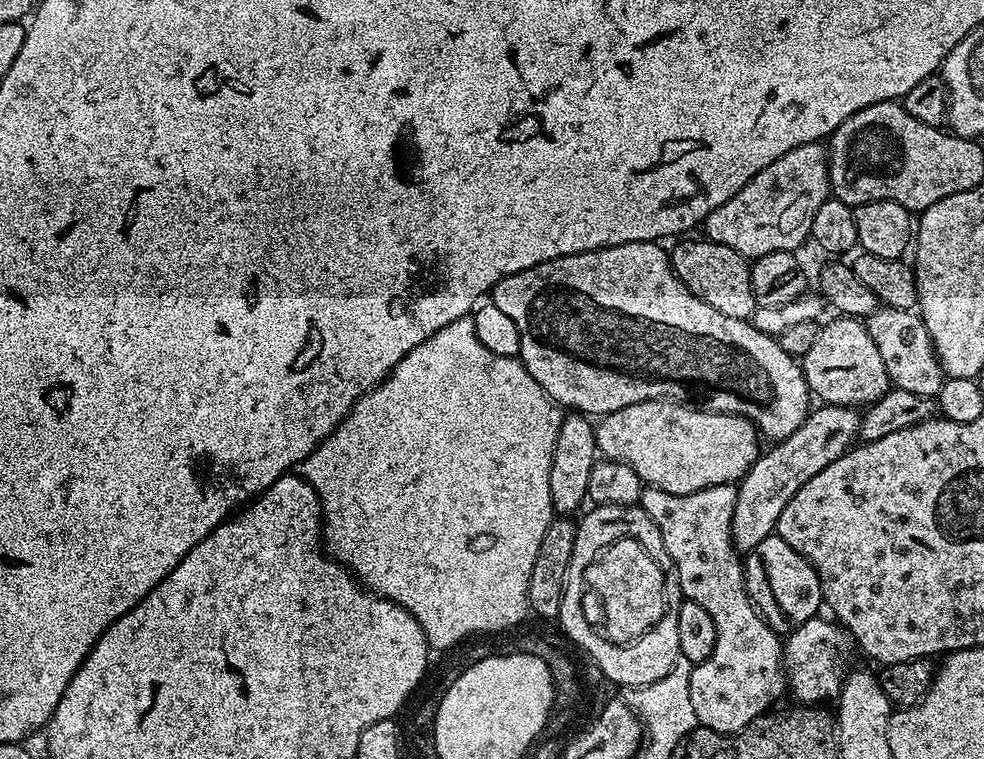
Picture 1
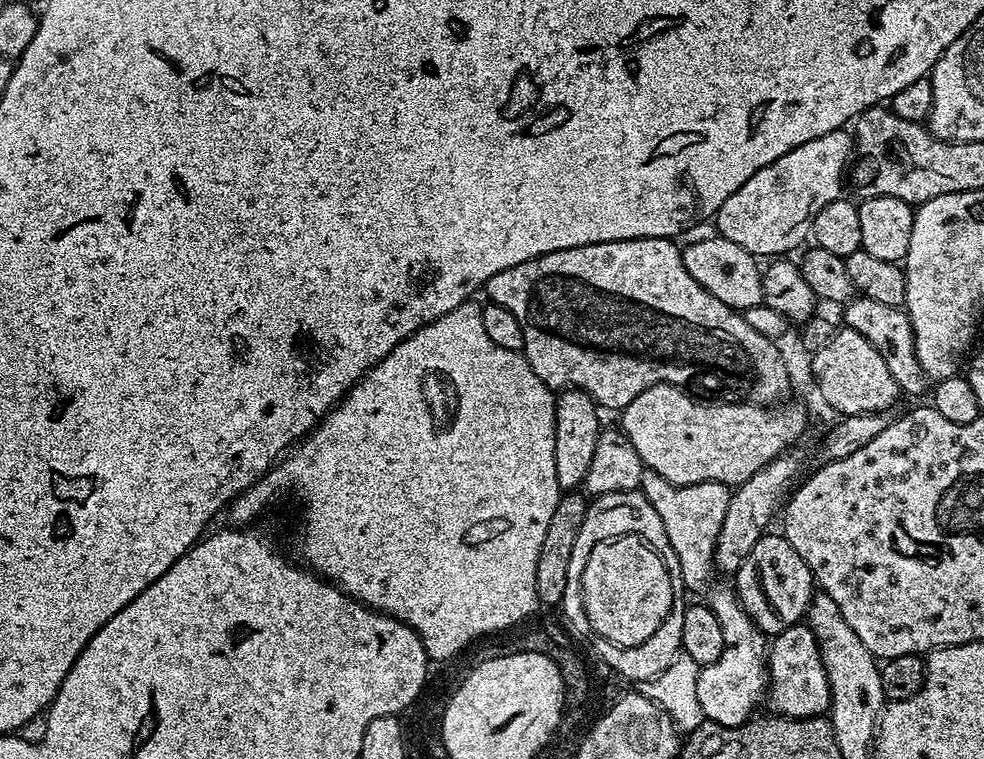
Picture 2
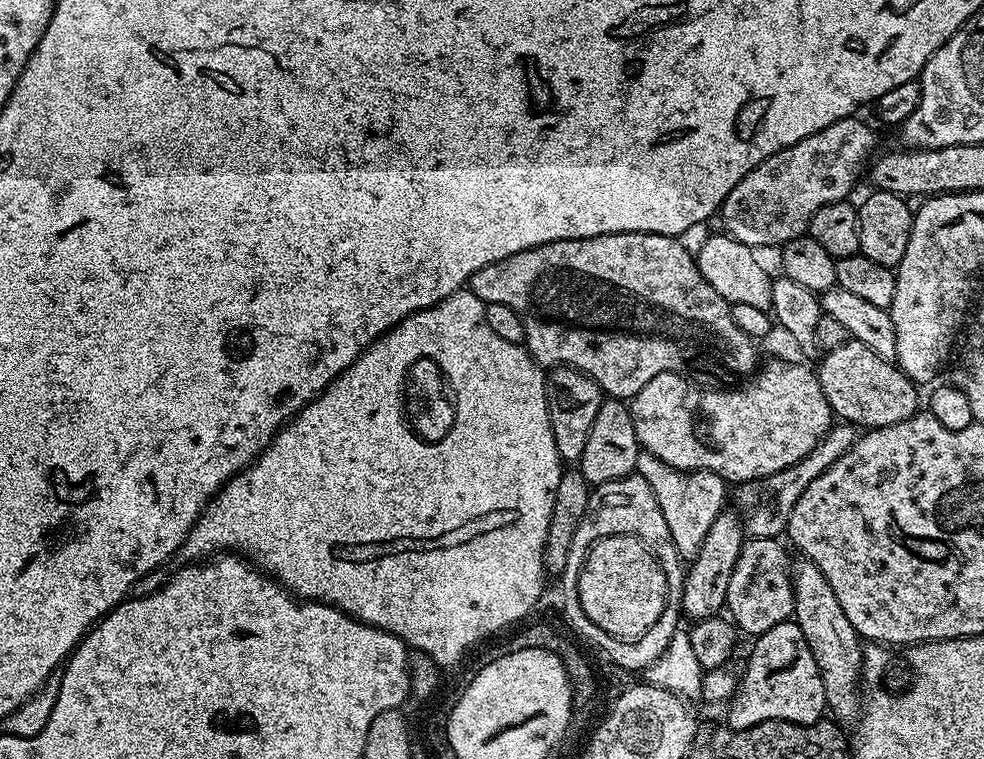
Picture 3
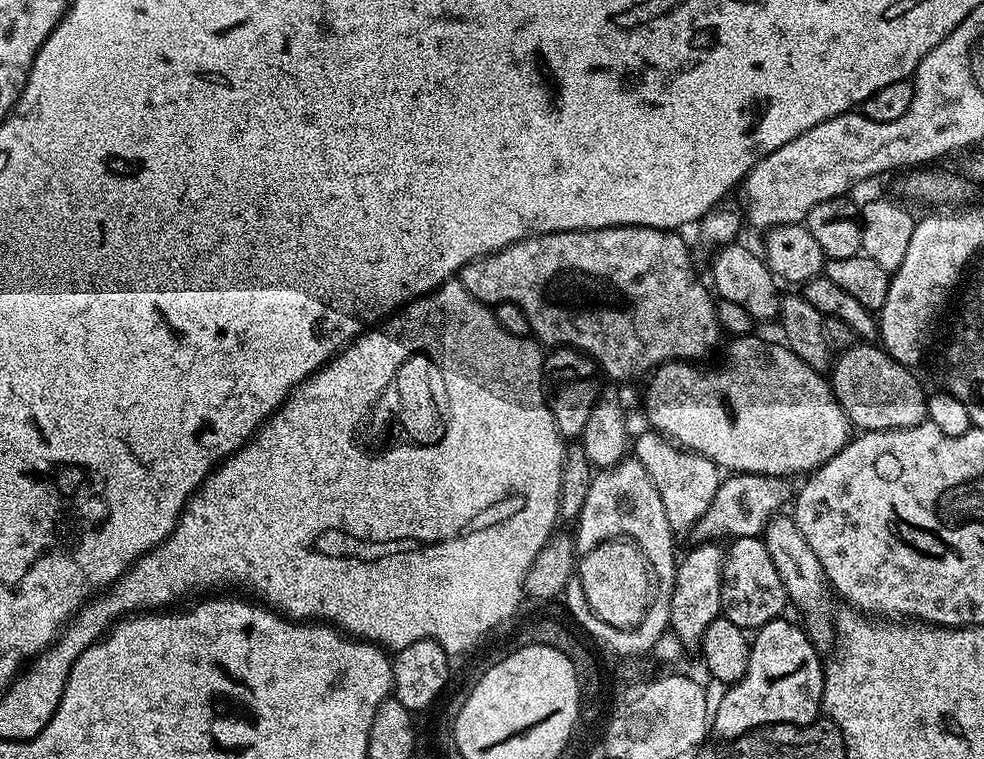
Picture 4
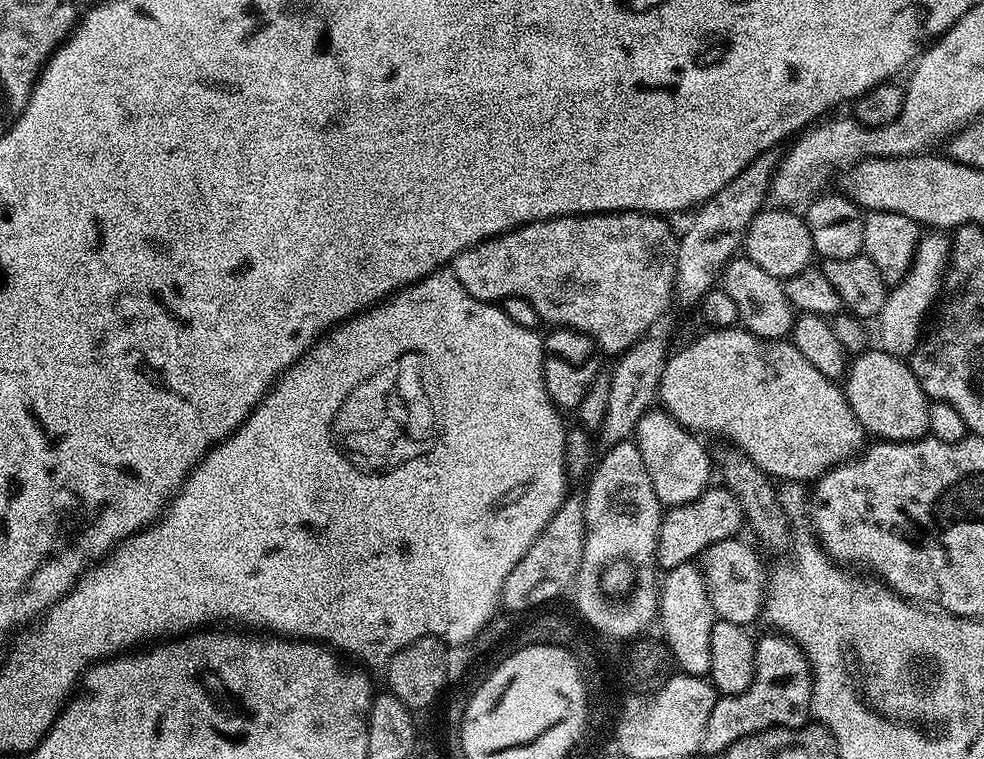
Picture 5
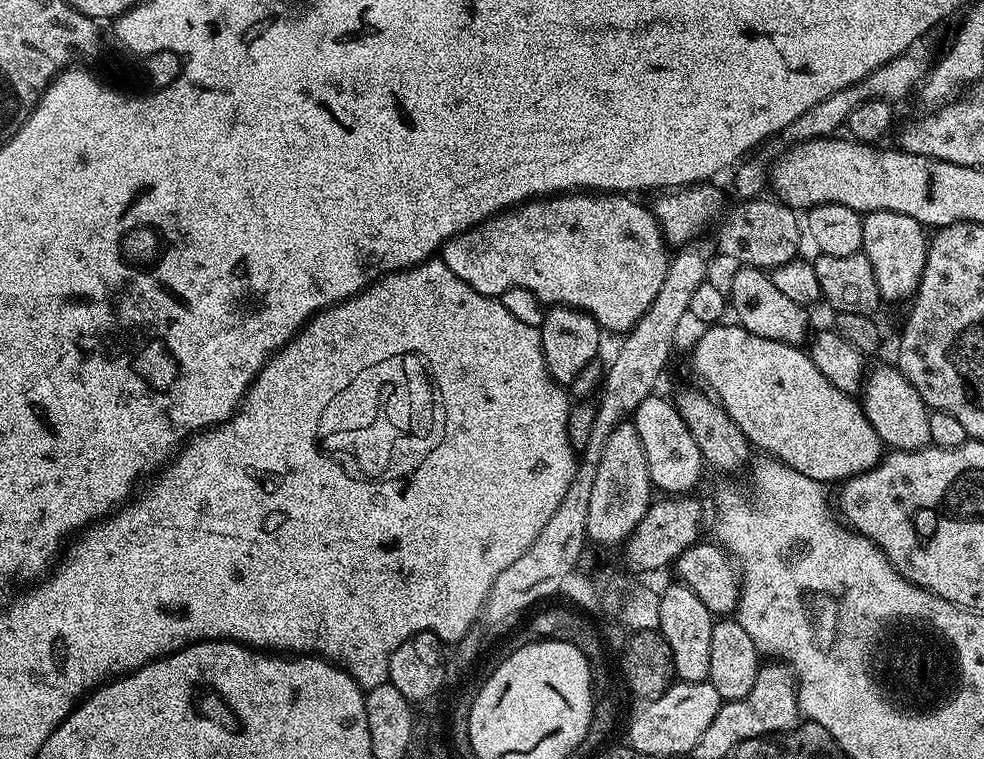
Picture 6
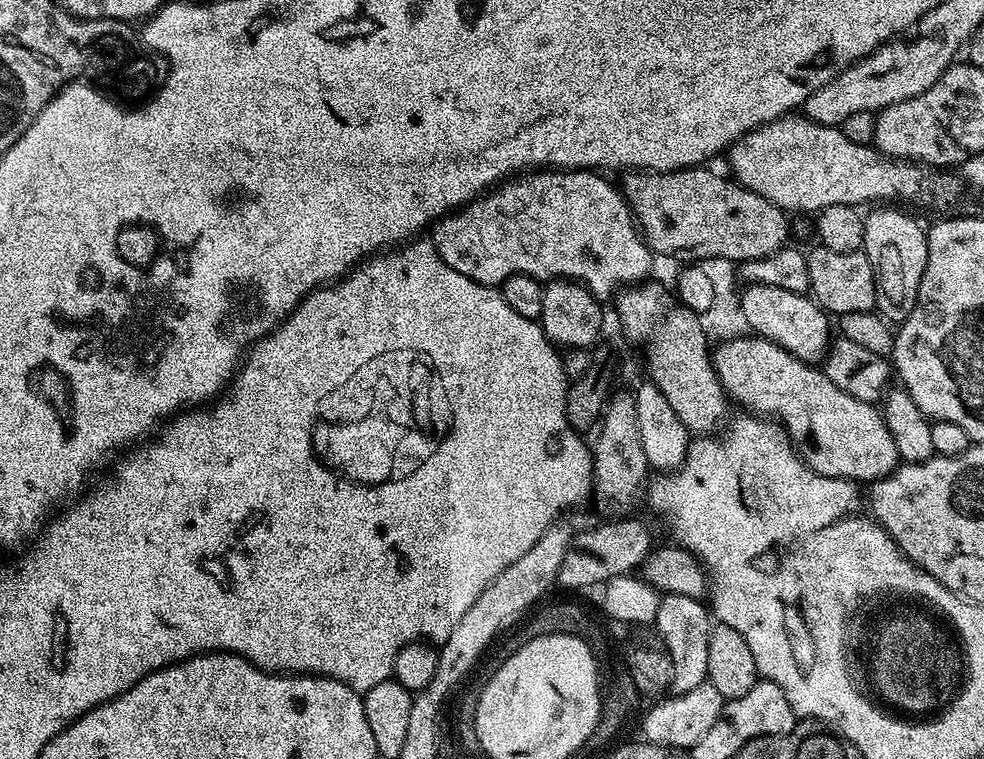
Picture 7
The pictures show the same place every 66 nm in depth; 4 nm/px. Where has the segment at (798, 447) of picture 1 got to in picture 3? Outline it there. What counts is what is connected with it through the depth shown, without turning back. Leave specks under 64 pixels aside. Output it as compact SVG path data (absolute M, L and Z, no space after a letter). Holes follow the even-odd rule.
M722 511L718 518L714 518L714 526L706 530L706 538L698 554L691 557L687 565L680 607L687 619L689 616L689 621L705 620L717 615L725 607L726 586L730 586L730 574L734 574L734 566L740 557L740 548L746 539L741 517L735 511L731 511Z

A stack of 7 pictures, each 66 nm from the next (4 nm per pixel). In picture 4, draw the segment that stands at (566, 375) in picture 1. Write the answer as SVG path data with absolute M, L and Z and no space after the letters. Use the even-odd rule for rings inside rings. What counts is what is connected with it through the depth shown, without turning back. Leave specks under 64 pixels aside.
M614 226L613 228L595 228L594 230L551 232L519 240L502 250L492 252L489 256L470 261L465 268L460 269L458 279L462 286L466 286L466 290L470 290L472 297L482 301L483 304L495 306L502 302L514 302L514 306L521 308L526 314L526 318L530 318L532 336L541 345L576 348L578 351L586 353L596 363L597 369L603 375L605 372L612 380L632 380L635 376L642 375L643 372L645 374L651 373L661 364L667 364L670 360L703 361L700 359L710 355L720 344L722 329L716 313L717 301L714 299L709 285L705 281L704 285L696 277L696 272L692 269L692 256L688 253L688 244L680 235L681 233L676 230L651 228L650 226Z

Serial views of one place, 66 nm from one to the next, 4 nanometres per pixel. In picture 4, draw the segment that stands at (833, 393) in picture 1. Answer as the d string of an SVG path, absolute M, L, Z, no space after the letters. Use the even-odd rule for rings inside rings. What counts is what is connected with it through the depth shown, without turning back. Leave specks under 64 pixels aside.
M862 342L836 359L830 372L832 392L853 427L861 431L908 429L927 419L927 391L924 392L909 367L891 358L879 345Z

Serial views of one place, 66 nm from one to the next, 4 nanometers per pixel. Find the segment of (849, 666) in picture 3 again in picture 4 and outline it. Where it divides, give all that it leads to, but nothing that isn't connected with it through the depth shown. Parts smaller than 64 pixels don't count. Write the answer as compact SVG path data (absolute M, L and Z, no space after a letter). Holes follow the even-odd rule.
M784 519L771 520L764 527L762 539L766 550L770 550L770 558L774 561L774 570L778 570L778 578L782 578L788 595L788 604L800 611L799 619L802 621L804 631L808 633L817 649L824 650L827 644L829 647L830 637L834 632L834 611L832 612L834 593L822 570L822 562L818 562L814 550L806 546L806 538L802 538L795 519Z

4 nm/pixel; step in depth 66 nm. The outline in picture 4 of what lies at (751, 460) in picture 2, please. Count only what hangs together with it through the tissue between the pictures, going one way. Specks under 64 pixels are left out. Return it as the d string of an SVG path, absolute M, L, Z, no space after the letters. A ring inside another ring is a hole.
M749 334L747 336L737 336L731 343L732 345L728 348L728 361L721 368L712 368L707 372L706 369L697 367L692 362L670 360L667 364L661 364L659 368L651 373L650 379L652 381L649 382L648 393L644 396L644 412L648 415L649 422L652 423L649 425L655 431L671 440L677 448L683 448L685 451L696 452L699 456L710 458L710 462L714 462L716 467L721 470L727 470L732 474L753 472L759 476L786 476L792 478L795 477L795 472L811 474L848 445L854 427L851 421L848 420L847 414L843 412L842 406L836 401L831 383L821 373L815 372L810 366L806 366L806 362L802 362L802 358L798 358L798 354L790 351L787 344L783 342L767 344L766 341L759 340L756 334Z

